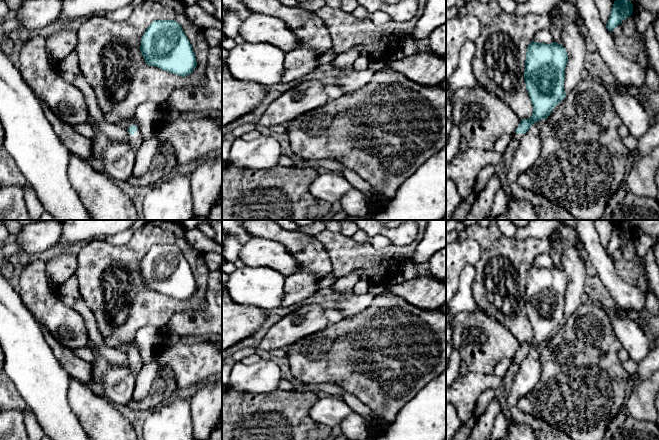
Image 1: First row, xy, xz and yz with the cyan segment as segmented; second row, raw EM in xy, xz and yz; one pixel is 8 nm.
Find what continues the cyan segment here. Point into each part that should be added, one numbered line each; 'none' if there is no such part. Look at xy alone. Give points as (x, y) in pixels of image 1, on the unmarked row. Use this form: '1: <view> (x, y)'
1: xy (136, 364)

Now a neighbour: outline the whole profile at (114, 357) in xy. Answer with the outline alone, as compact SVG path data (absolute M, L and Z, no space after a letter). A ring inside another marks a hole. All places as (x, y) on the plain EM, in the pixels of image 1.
M79 299L76 301L73 309L76 310L84 318L87 334L90 340L98 349L99 353L107 360L107 362L113 366L128 365L128 354L120 352L115 348L109 348L106 346L97 327L95 316L87 307L84 300Z

